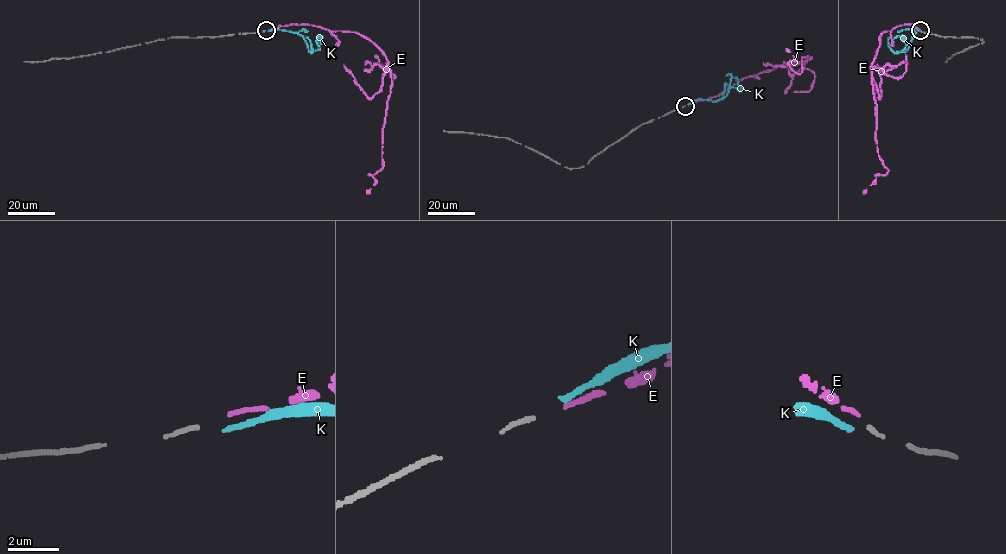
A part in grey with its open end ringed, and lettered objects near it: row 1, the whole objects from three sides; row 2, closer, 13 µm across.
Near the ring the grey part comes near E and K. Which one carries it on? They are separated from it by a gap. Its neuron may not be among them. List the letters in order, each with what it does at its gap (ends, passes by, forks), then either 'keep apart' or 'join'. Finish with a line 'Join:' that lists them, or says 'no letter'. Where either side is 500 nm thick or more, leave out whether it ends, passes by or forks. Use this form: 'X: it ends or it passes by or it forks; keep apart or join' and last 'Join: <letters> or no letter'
E: it ends; join
K: it ends; keep apart
Join: E

